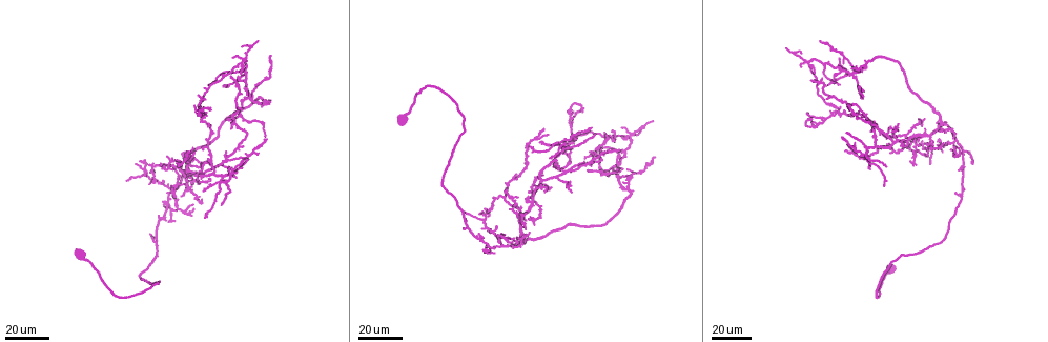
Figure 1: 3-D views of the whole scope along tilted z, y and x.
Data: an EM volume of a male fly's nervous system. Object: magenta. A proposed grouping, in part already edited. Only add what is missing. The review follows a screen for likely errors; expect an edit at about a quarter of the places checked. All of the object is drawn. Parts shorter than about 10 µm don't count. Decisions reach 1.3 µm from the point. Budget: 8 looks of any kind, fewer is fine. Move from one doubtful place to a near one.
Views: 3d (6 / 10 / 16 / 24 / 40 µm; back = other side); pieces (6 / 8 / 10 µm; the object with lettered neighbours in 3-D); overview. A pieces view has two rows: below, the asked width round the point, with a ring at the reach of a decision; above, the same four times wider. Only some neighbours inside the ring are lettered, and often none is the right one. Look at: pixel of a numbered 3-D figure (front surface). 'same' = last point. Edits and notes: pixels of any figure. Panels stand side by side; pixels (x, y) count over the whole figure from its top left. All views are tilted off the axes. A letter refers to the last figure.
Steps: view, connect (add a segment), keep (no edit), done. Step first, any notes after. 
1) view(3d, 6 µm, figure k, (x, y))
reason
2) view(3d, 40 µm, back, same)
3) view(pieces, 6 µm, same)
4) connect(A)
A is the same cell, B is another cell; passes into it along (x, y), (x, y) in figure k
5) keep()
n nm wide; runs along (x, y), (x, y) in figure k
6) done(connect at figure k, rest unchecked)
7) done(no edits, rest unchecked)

view(3d, 24 µm, figure 1, (799, 67))
free end

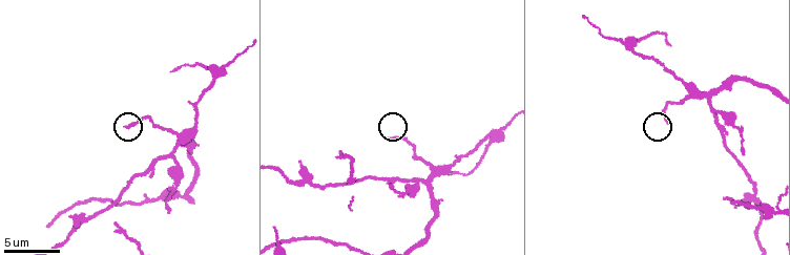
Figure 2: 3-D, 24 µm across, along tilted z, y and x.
view(3d, 10 µm, figure 2, (390, 139))

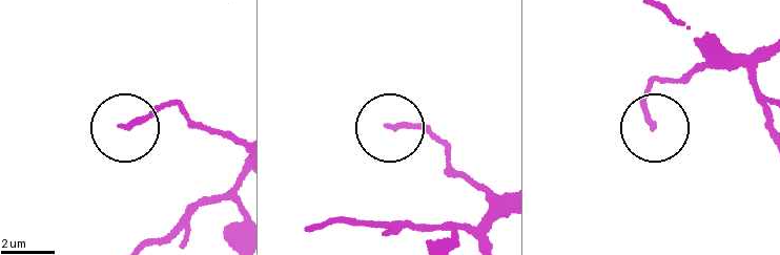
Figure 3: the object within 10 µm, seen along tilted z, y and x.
view(pieces, 6 µm, figure 3, (389, 126))

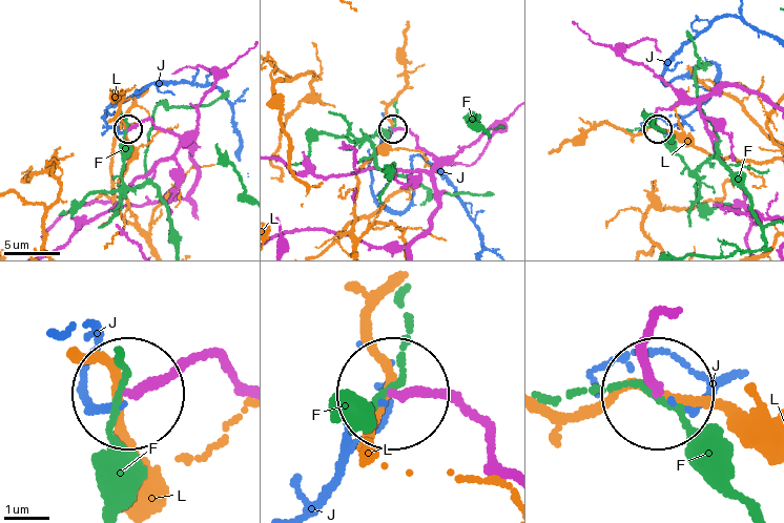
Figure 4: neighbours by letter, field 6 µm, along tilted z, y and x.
keep()
190 nm wide; F, J and L are other cells; runs along (502, 461), (446, 398), (400, 392) in figure 4; no lettered segment goes on from it

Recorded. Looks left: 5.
view(3d, 40 µm, figure 1, (632, 177))
free end

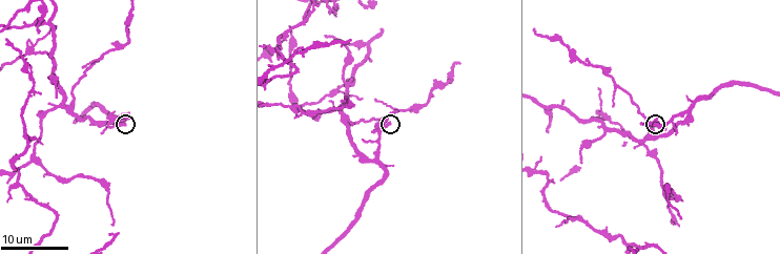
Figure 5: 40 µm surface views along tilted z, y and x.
view(pieces, 6 µm, figure 5, (389, 121))
what lies round it

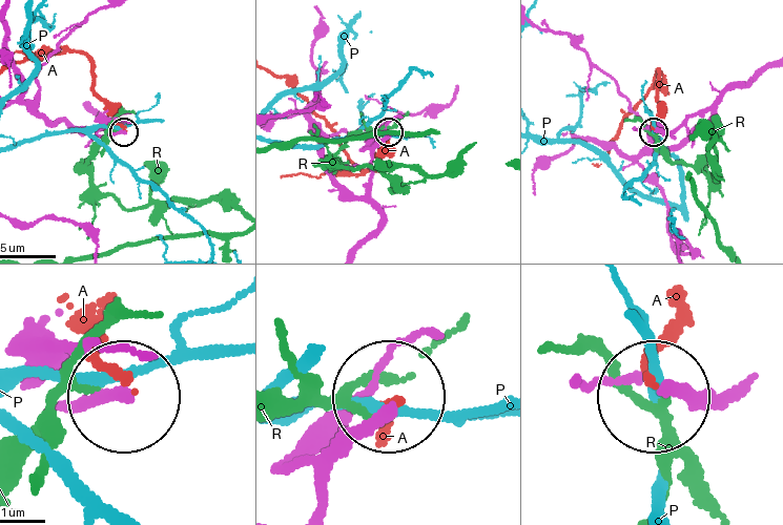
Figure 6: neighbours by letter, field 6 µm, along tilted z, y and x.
keep()
A, P and R are other cells; no lettered segment goes on from it

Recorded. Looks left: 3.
view(3d, 24 µm, figure 5, (109, 235))
long arm stops here

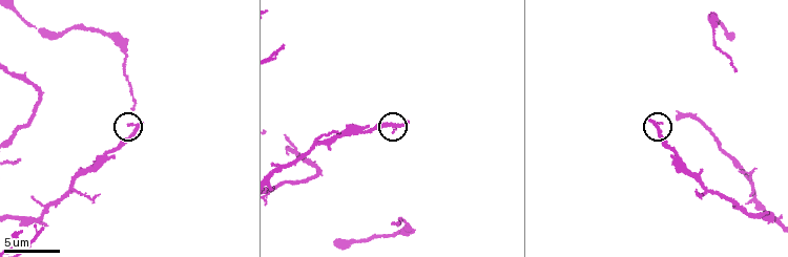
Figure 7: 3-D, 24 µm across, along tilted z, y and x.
view(pieces, 8 µm, figure 7, (392, 131))

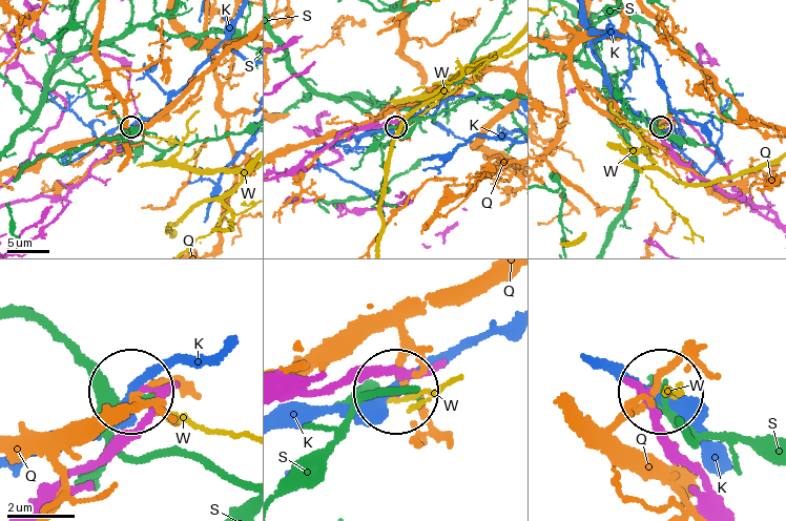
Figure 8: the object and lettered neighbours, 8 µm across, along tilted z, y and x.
keep()
K, Q, S and W are other cells; no lettered segment goes on from it

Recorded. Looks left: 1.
done(no edits, rest unchecked)

